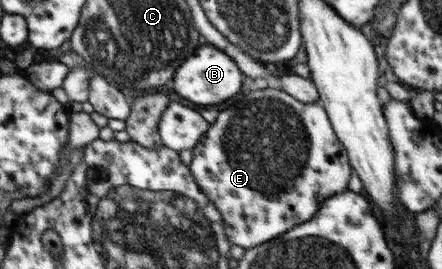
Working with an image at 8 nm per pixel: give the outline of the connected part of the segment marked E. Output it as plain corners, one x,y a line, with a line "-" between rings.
270,86
267,89
251,91
241,101
237,101
235,105
231,105
227,111
221,111
215,122
210,124
209,129
201,136
197,145
193,147
192,162
188,167
200,190
208,197
208,201
221,213
227,239
232,245
239,245
239,247
243,247
245,250
271,241
274,237
293,229
296,225
306,223
309,219
313,219
317,215
321,203
327,198
348,190
348,181
352,176
352,167
348,153
346,152
345,146
339,141
335,130
332,128
330,119
322,104
319,101
303,103
283,90
271,88

